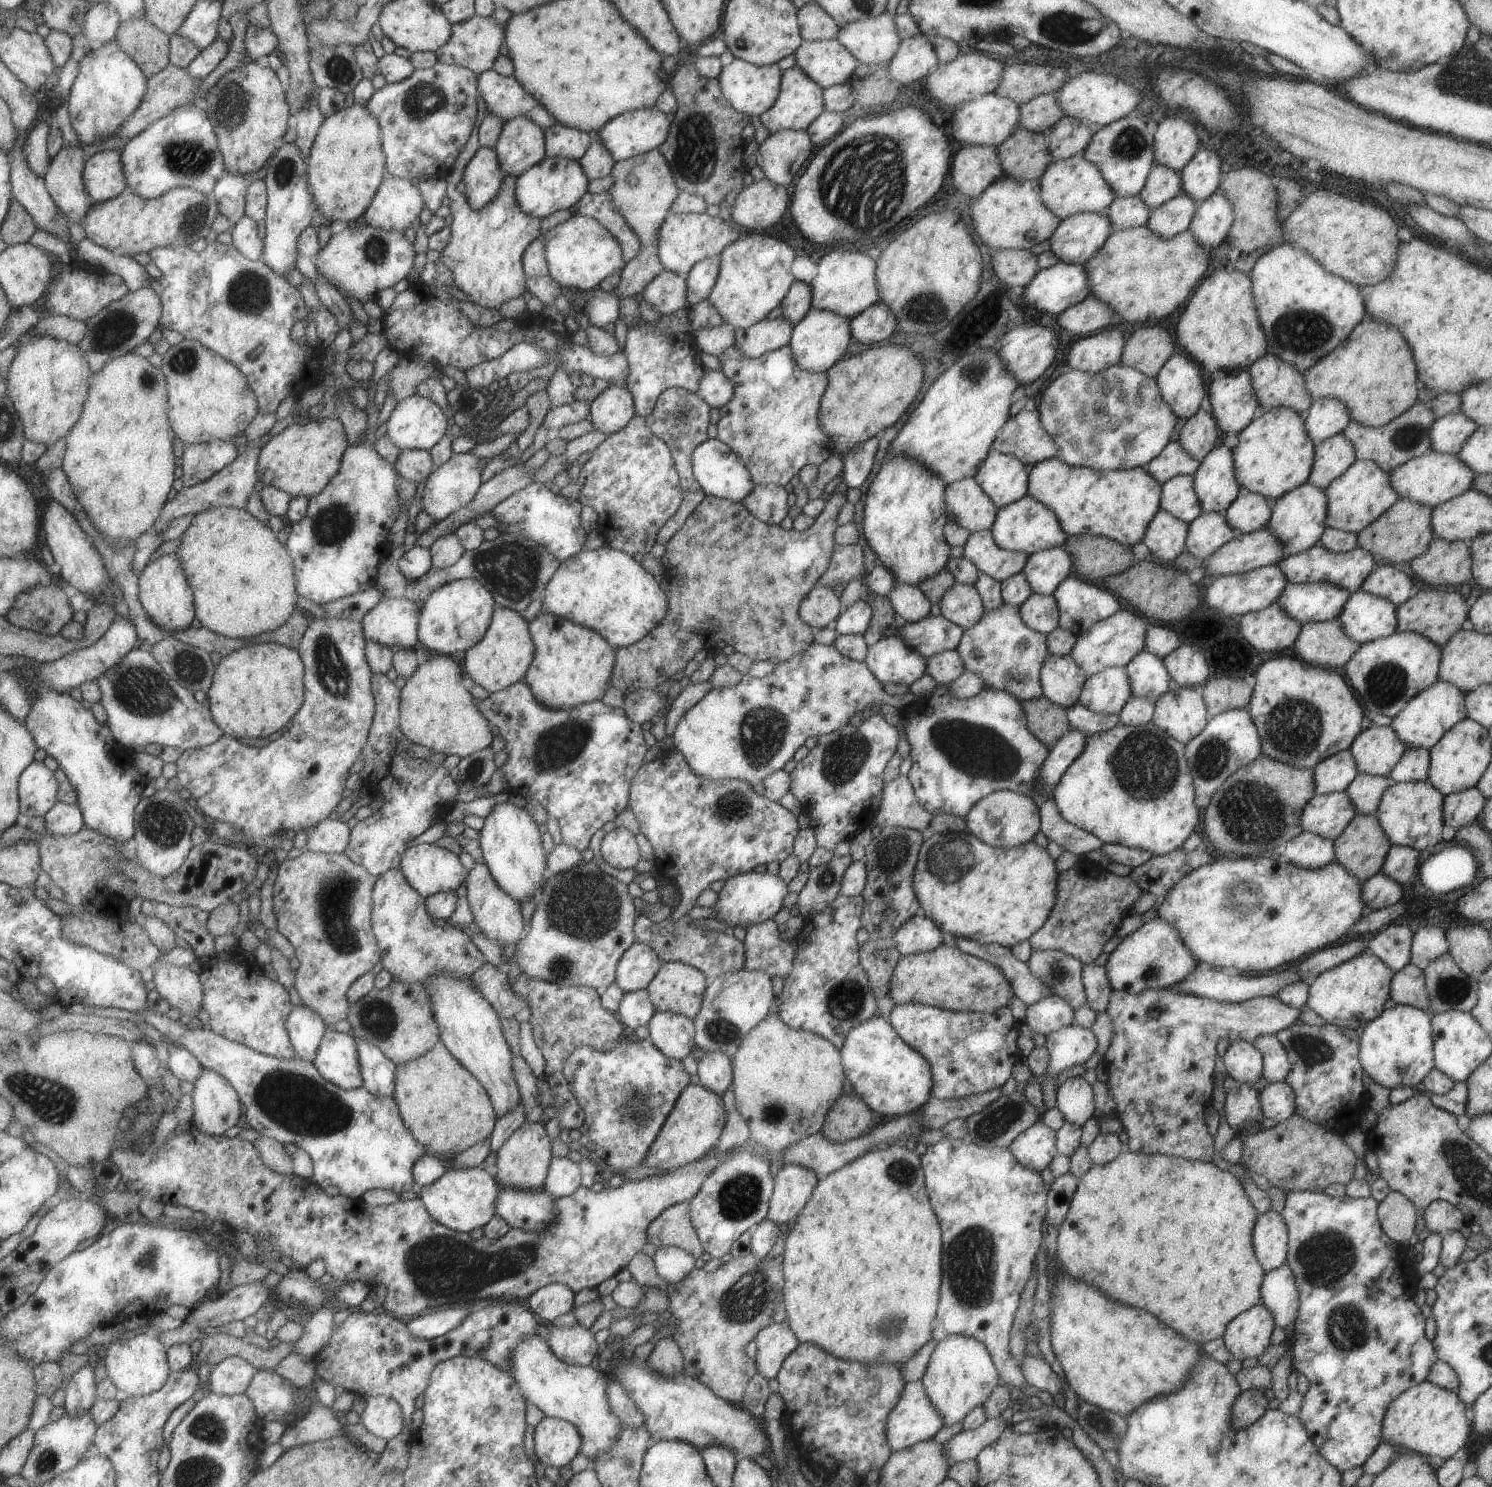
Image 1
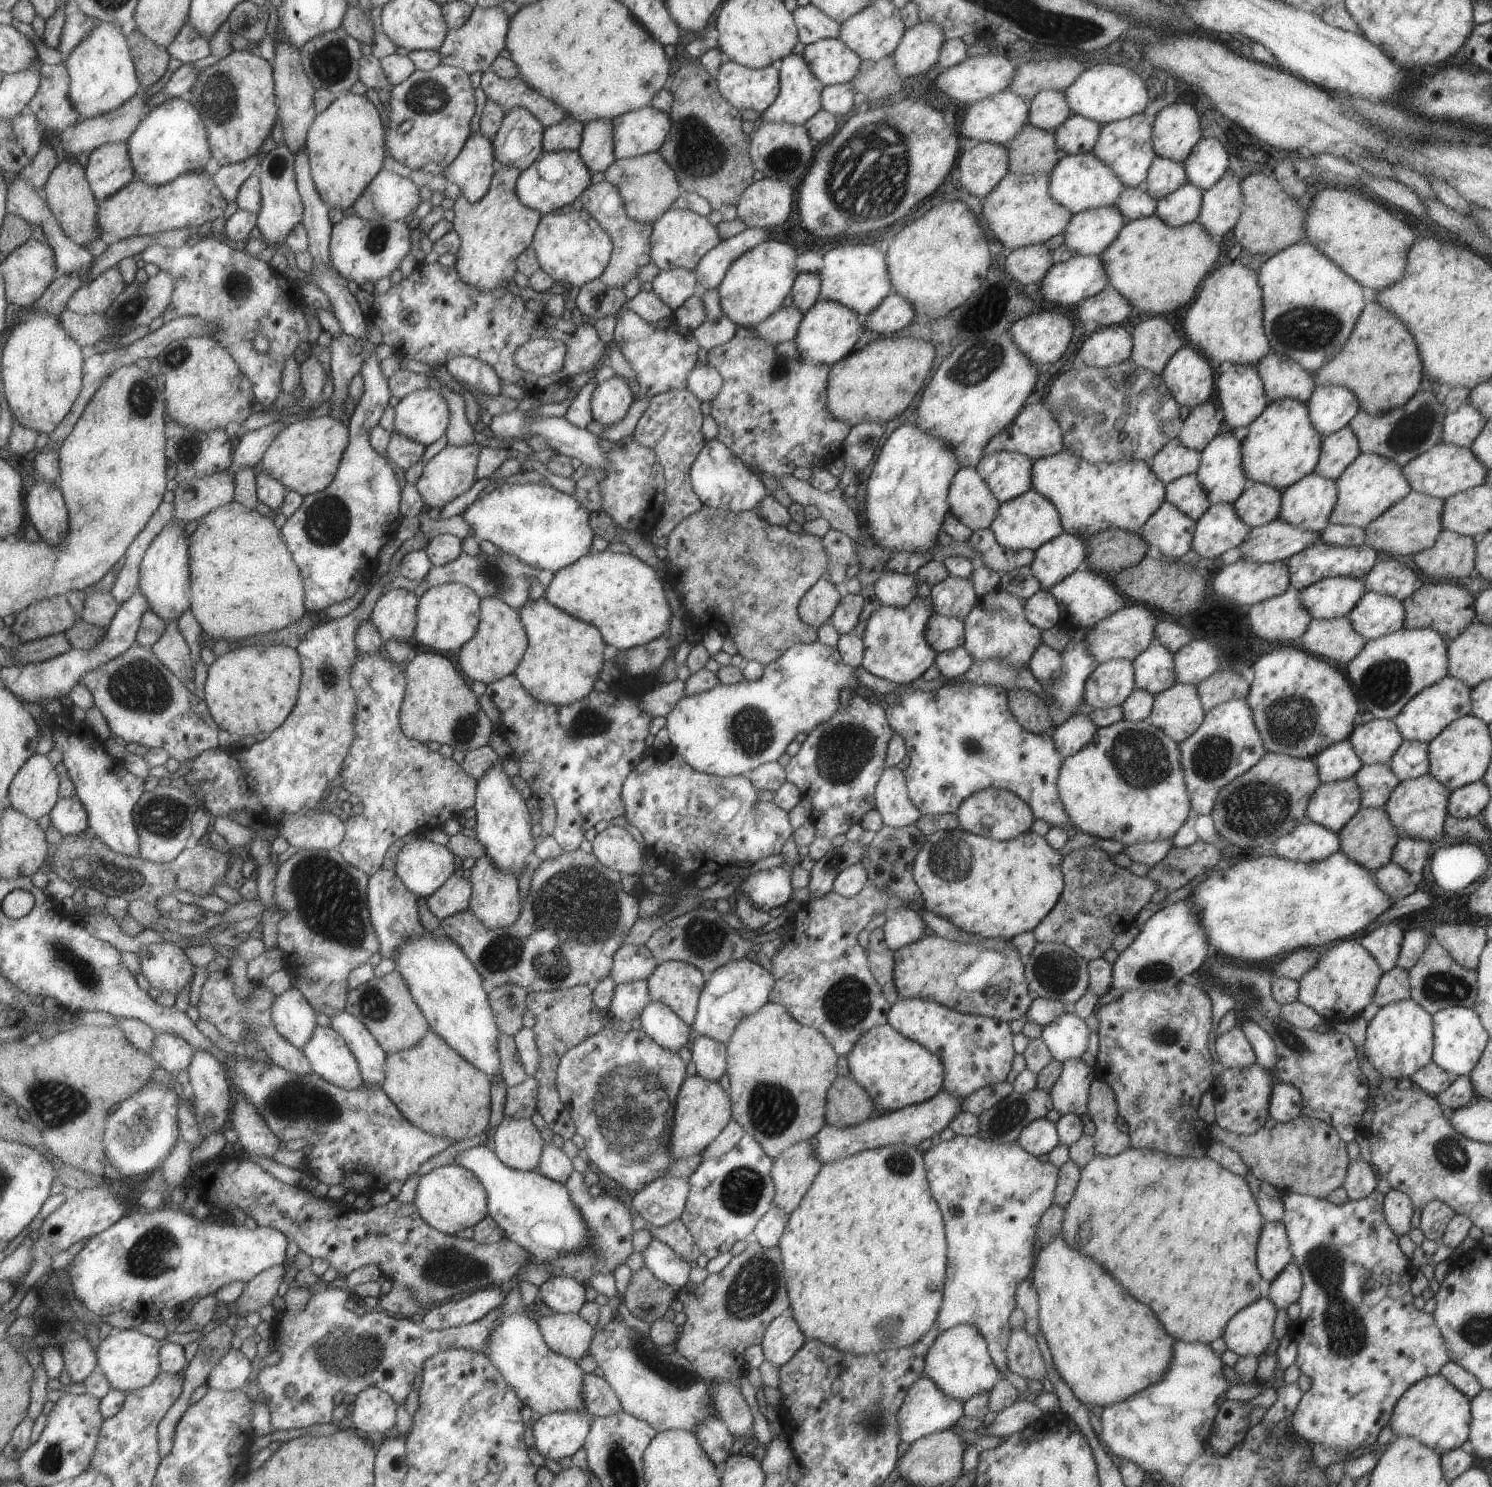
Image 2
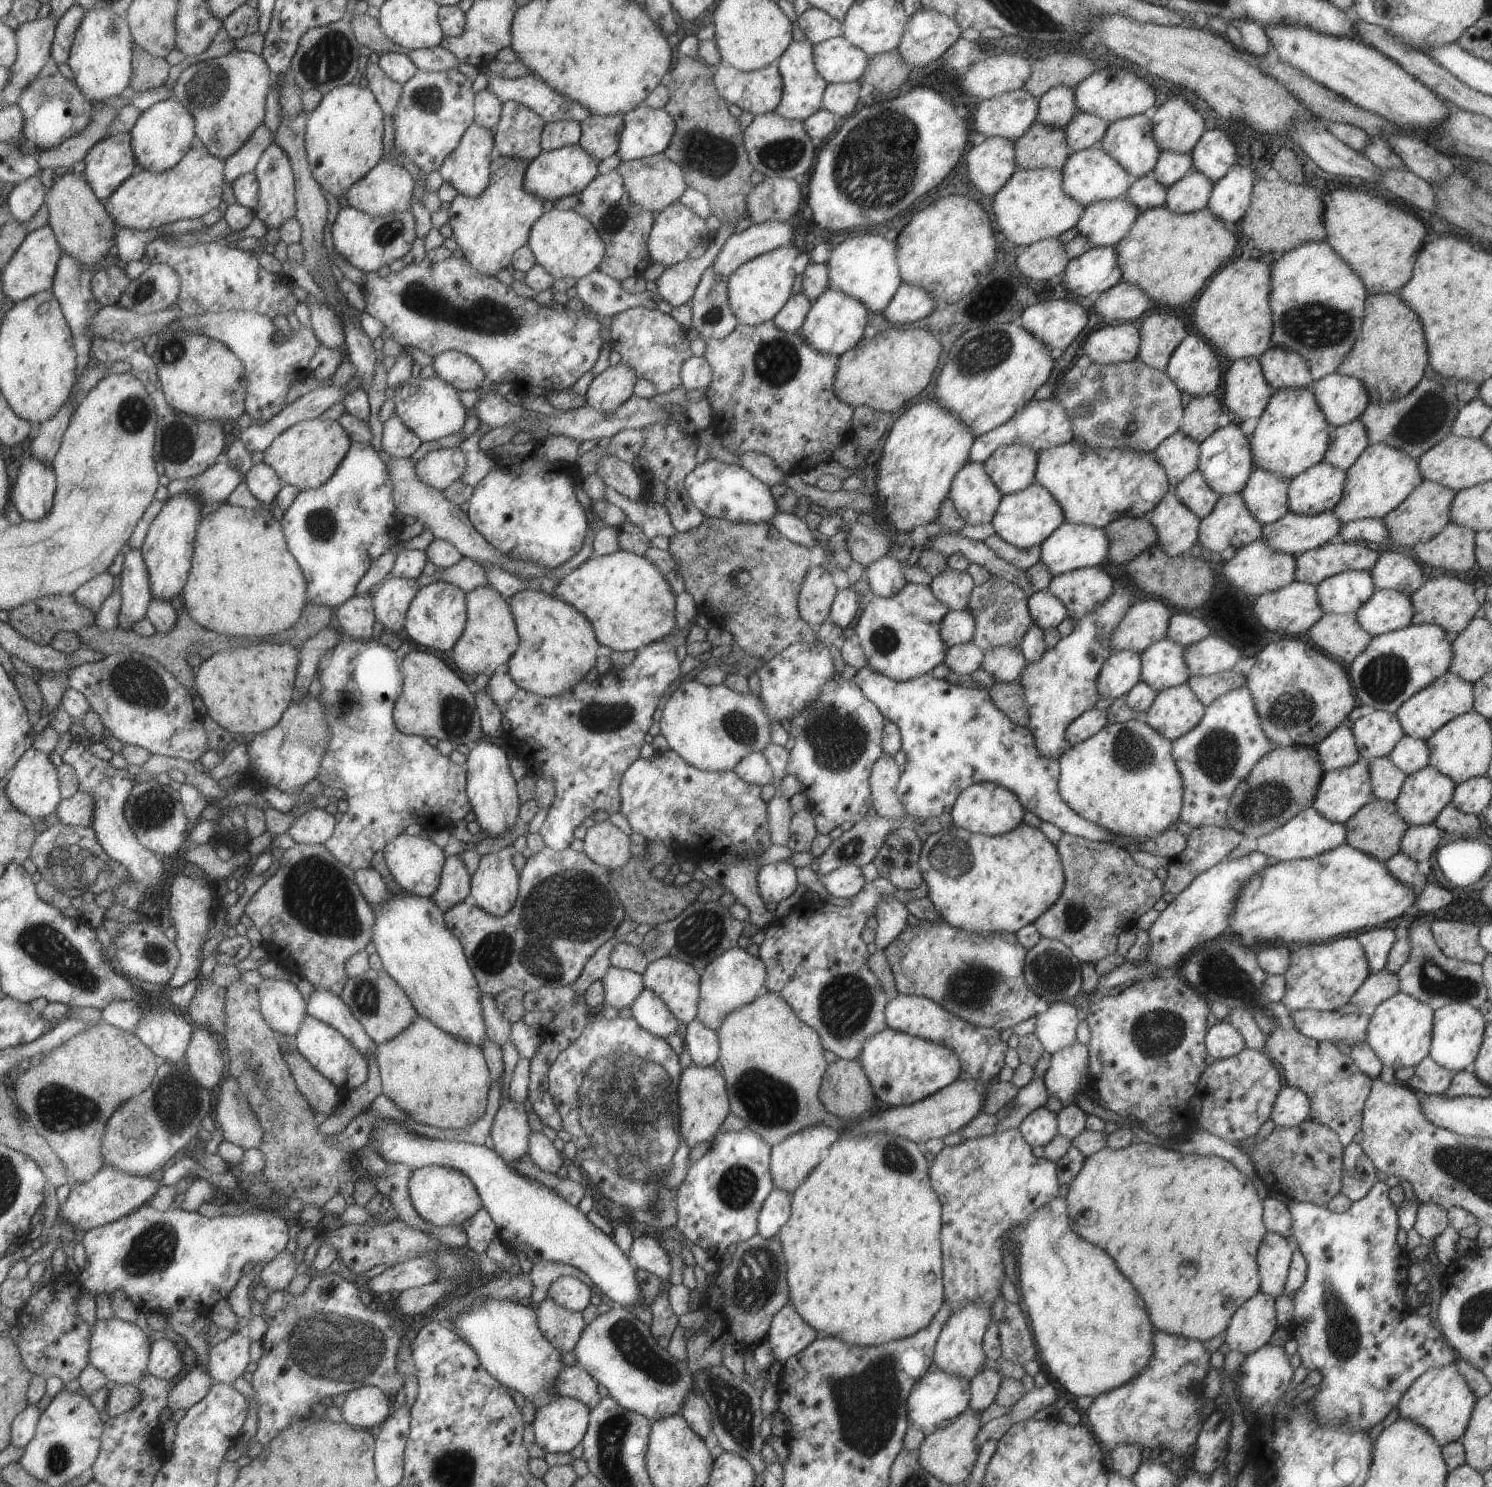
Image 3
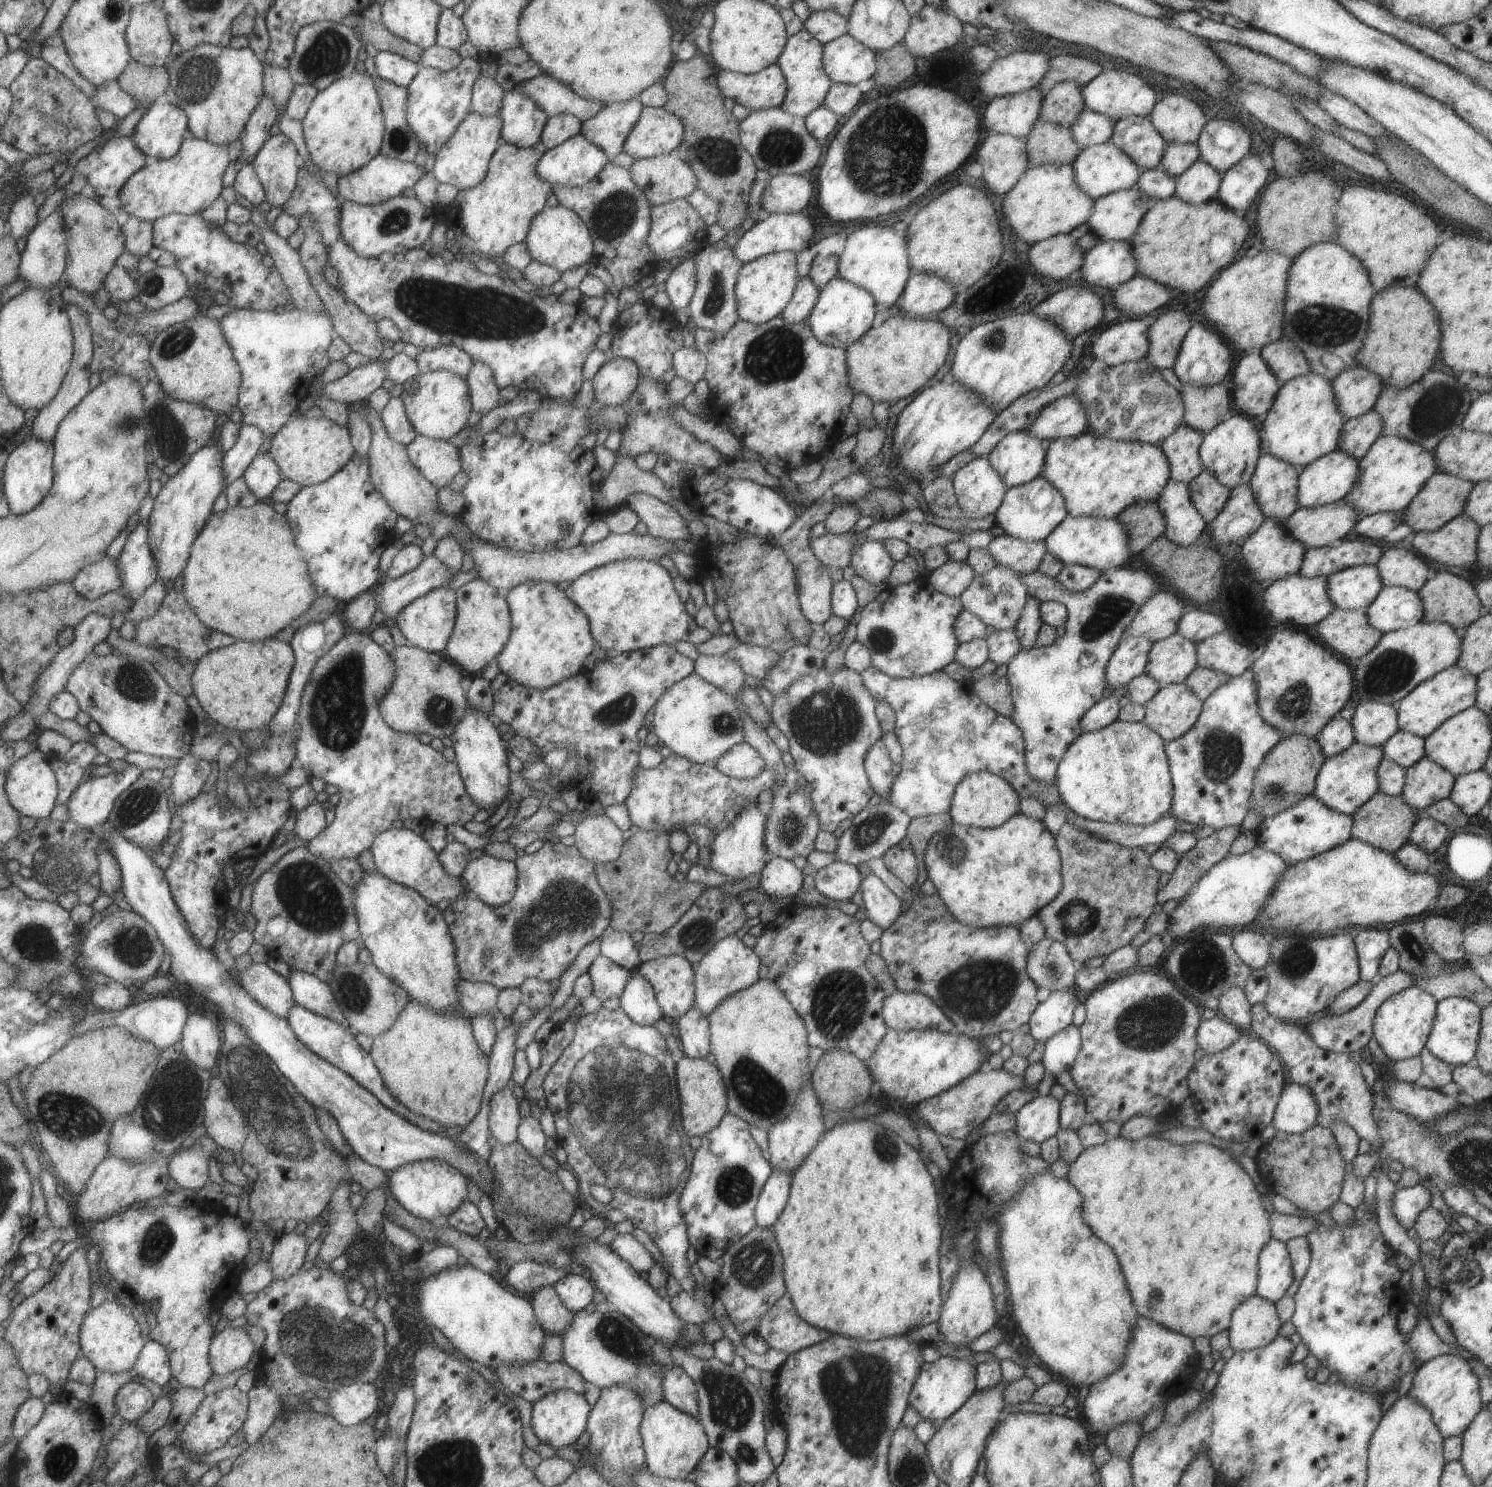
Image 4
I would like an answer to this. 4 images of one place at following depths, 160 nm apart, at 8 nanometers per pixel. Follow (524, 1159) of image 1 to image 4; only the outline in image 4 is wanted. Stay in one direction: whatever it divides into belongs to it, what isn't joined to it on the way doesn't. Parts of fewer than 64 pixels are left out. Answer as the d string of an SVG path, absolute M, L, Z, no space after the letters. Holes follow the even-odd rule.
M509 1087L499 1089L490 1098L488 1127L497 1143L508 1145L517 1142L517 1127L522 1119L517 1102Z

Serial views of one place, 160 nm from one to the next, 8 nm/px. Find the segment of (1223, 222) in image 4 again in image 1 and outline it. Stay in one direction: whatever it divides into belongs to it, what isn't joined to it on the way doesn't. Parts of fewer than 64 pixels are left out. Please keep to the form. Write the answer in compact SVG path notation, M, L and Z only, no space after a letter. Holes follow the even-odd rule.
M1143 225L1112 231L1082 265L1087 273L1089 296L1105 303L1114 313L1115 320L1121 320L1125 324L1141 324L1149 320L1161 320L1177 310L1203 278L1209 258L1209 250L1198 245L1189 230L1164 239Z

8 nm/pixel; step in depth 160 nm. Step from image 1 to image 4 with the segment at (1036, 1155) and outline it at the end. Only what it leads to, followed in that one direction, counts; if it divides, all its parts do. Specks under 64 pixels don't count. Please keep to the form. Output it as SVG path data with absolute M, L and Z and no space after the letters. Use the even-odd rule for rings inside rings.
M1051 1095L1035 1096L1016 1112L1014 1131L1022 1140L1037 1144L1049 1137L1055 1137L1060 1129L1059 1107L1058 1101Z

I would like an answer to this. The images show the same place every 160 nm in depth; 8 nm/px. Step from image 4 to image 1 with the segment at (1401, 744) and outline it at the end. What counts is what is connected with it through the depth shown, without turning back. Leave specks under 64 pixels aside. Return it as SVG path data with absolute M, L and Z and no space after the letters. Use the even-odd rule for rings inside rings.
M1421 747L1406 748L1391 769L1389 777L1395 783L1427 781L1429 755L1429 751Z

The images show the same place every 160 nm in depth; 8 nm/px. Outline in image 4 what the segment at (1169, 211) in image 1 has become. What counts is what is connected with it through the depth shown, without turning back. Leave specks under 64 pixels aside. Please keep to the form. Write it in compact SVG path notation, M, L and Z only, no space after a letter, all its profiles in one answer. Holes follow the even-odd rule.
M1197 160L1175 178L1173 196L1190 205L1213 201L1222 178L1223 174Z

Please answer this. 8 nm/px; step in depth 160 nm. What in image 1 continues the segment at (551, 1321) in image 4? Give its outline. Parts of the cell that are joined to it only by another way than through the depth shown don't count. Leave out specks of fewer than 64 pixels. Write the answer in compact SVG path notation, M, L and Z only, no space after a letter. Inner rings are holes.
M579 1324L557 1328L549 1326L547 1340L551 1352L565 1364L584 1367L599 1355L601 1347L593 1339L594 1333Z

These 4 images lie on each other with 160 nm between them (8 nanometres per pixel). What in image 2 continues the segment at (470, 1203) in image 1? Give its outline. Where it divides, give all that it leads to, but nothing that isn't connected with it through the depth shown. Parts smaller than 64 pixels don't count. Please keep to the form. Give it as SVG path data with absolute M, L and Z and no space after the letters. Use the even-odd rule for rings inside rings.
M455 1163L435 1168L421 1175L412 1204L417 1208L425 1224L449 1235L455 1235L465 1228L472 1228L487 1215L483 1186L469 1170Z

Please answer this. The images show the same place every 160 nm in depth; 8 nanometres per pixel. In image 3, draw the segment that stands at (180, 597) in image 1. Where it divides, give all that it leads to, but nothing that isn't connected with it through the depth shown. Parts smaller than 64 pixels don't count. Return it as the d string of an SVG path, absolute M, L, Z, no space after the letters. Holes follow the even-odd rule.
M179 494L173 498L168 497L165 508L155 518L145 545L142 547L147 568L149 568L154 598L173 600L173 598L178 598L187 586L195 556L197 532L202 522L202 507L203 504L197 496Z

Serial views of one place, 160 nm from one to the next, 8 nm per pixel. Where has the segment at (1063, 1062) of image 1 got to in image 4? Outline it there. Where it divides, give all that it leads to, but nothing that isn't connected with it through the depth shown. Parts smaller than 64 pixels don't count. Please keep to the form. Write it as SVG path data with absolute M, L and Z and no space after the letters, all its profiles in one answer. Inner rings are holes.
M1070 991L1052 992L1045 1001L1039 1003L1028 1020L1030 1035L1044 1044L1056 1032L1071 1024L1073 1009L1079 1004Z

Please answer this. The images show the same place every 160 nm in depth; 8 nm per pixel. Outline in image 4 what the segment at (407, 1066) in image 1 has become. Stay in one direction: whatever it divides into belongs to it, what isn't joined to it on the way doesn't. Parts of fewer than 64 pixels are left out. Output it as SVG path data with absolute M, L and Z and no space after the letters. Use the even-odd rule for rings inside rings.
M408 1000L395 1024L372 1038L369 1056L381 1075L384 1087L403 1107L442 1127L465 1126L480 1109L488 1075L488 1059L475 1042L469 1020L457 1013L438 1013Z

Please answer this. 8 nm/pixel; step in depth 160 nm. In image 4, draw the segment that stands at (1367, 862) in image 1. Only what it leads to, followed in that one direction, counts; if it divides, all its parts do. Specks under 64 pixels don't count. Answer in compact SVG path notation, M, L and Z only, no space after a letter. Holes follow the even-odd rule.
M1378 790L1352 814L1350 838L1393 854L1408 842L1409 831L1421 815L1421 812L1409 808L1401 795L1392 797Z

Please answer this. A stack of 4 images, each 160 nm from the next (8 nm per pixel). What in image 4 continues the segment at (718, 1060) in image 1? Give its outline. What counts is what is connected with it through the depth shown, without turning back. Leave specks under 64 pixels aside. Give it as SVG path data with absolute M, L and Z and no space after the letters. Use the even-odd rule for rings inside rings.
M693 1006L676 1023L683 1054L692 1059L705 1058L710 1052L710 1032L706 1016Z

